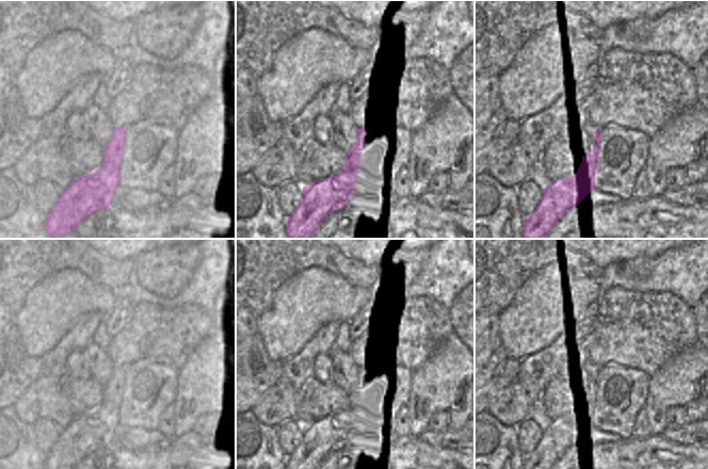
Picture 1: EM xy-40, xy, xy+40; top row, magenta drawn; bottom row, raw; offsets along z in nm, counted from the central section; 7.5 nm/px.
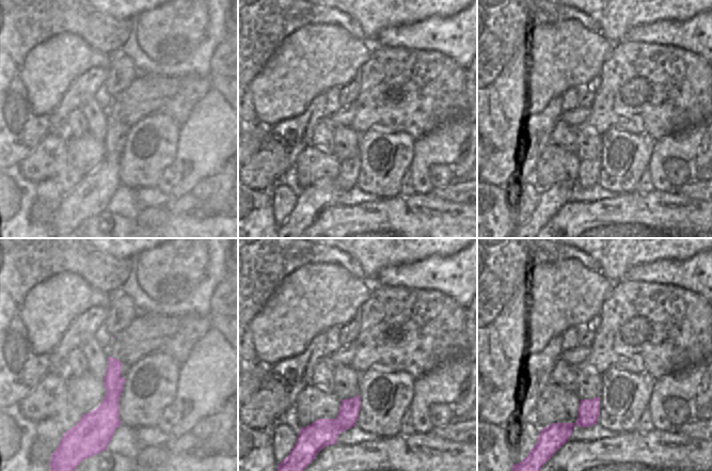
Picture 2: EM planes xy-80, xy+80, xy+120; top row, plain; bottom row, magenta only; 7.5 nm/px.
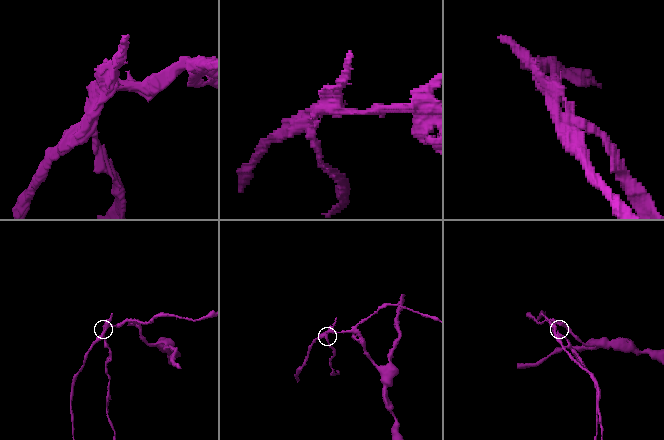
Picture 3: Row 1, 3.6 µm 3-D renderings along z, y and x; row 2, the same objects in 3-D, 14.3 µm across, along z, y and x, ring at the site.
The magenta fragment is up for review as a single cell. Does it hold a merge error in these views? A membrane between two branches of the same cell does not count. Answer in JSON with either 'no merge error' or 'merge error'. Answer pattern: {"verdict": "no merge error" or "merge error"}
{"verdict": "merge error"}

